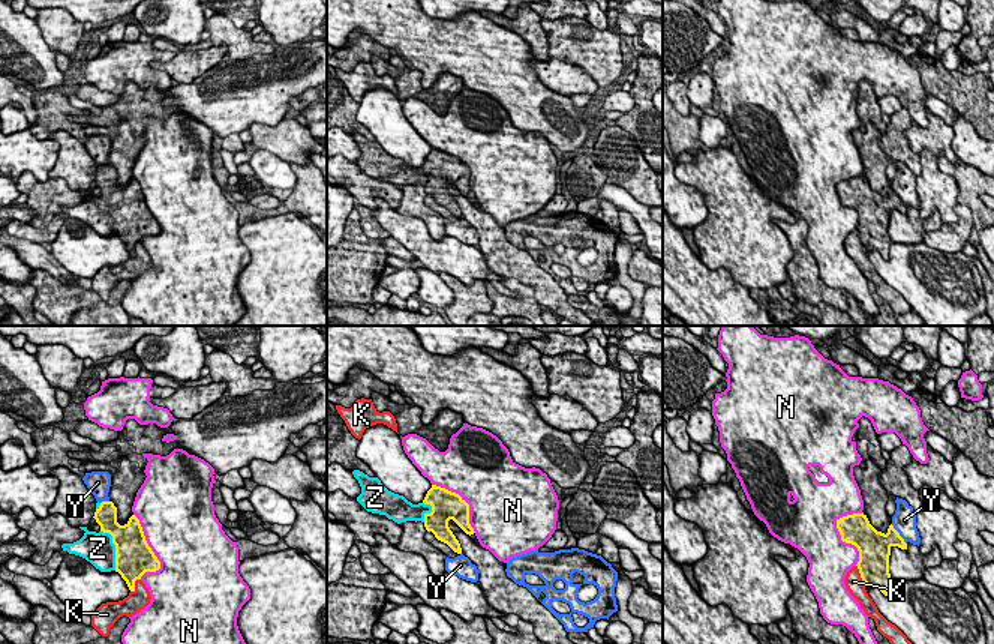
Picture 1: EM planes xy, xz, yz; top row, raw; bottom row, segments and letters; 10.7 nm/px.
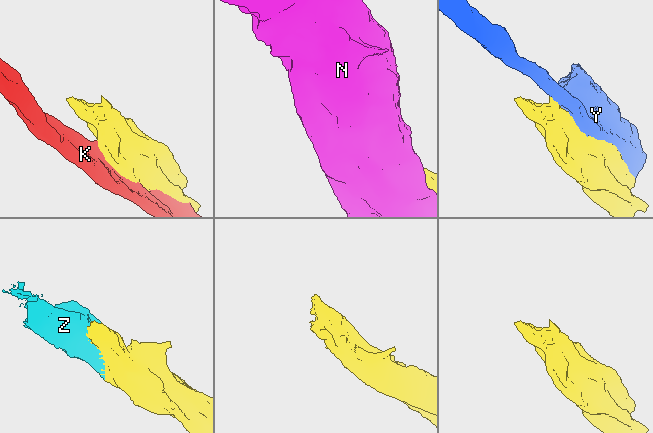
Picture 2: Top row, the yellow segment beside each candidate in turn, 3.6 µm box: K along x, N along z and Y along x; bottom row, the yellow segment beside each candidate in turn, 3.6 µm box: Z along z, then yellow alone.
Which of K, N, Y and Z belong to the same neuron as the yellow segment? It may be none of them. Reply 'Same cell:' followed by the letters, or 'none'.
Same cell: Z

